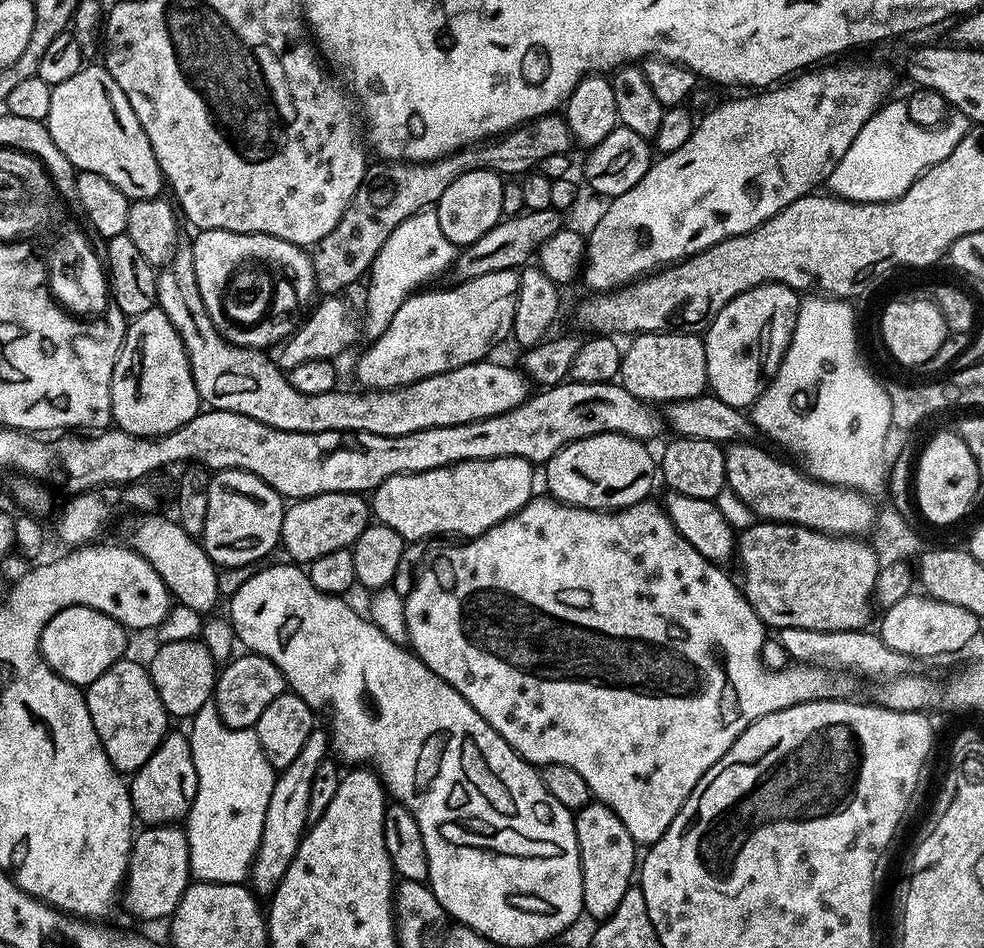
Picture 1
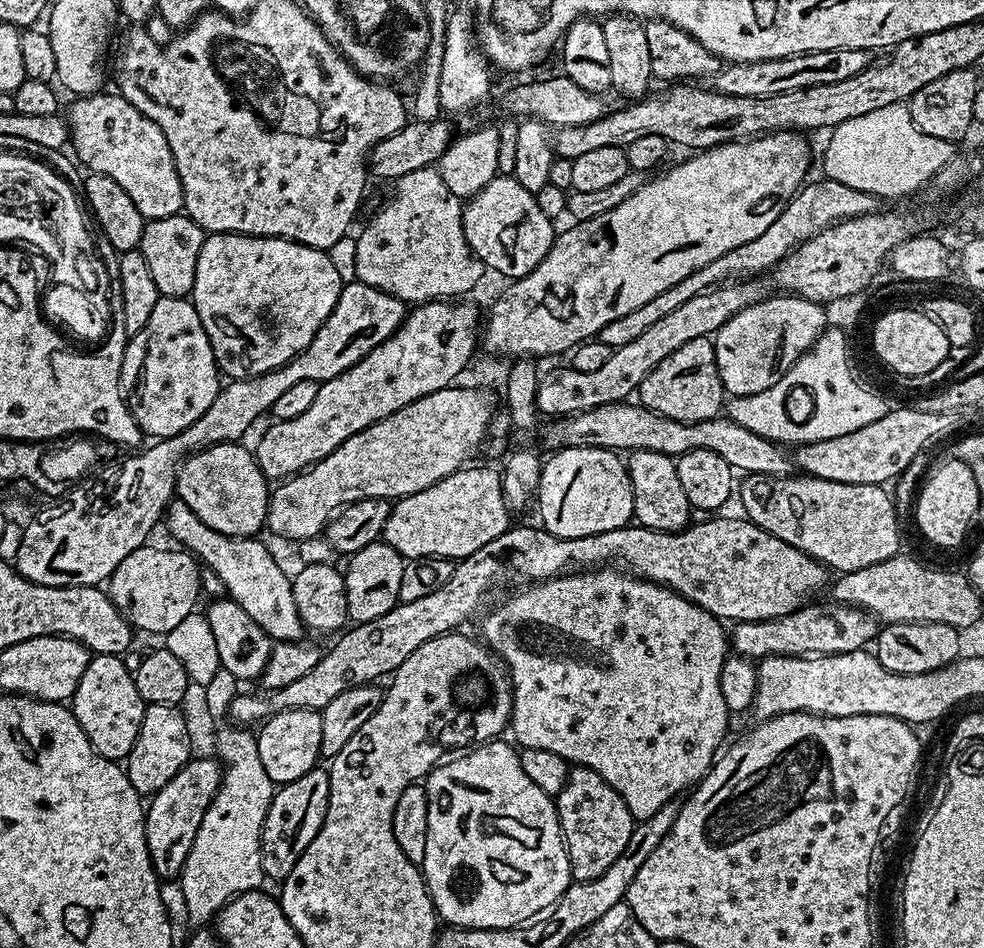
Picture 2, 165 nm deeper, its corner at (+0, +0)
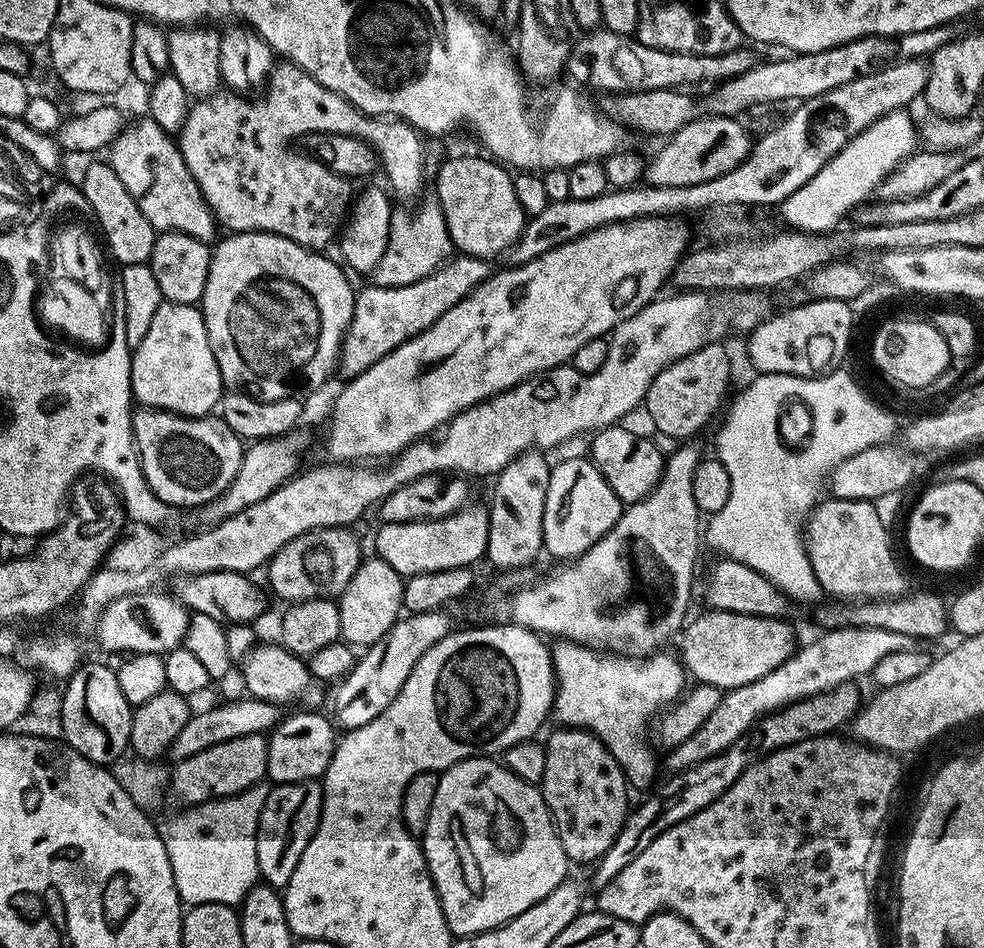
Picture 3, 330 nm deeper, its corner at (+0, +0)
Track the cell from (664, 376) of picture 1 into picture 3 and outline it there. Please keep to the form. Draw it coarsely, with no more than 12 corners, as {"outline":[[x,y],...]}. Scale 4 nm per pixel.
{"outline":[[723,343],[676,360],[648,391],[664,436],[692,438],[732,376]]}

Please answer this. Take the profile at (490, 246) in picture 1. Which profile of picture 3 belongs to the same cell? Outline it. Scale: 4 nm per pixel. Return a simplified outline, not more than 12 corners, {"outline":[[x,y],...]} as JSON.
{"outline":[[735,117],[687,123],[647,161],[654,186],[698,186],[748,157]]}

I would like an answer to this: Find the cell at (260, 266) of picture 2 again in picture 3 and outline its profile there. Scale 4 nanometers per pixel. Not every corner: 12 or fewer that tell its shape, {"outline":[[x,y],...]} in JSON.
{"outline":[[269,232],[212,248],[225,385],[278,402],[337,371],[349,273]]}

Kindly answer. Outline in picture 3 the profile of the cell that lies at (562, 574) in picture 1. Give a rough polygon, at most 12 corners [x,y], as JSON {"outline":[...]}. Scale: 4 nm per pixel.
{"outline":[[557,639],[555,723],[594,733],[629,785],[656,776],[650,725],[680,699],[679,655]]}

